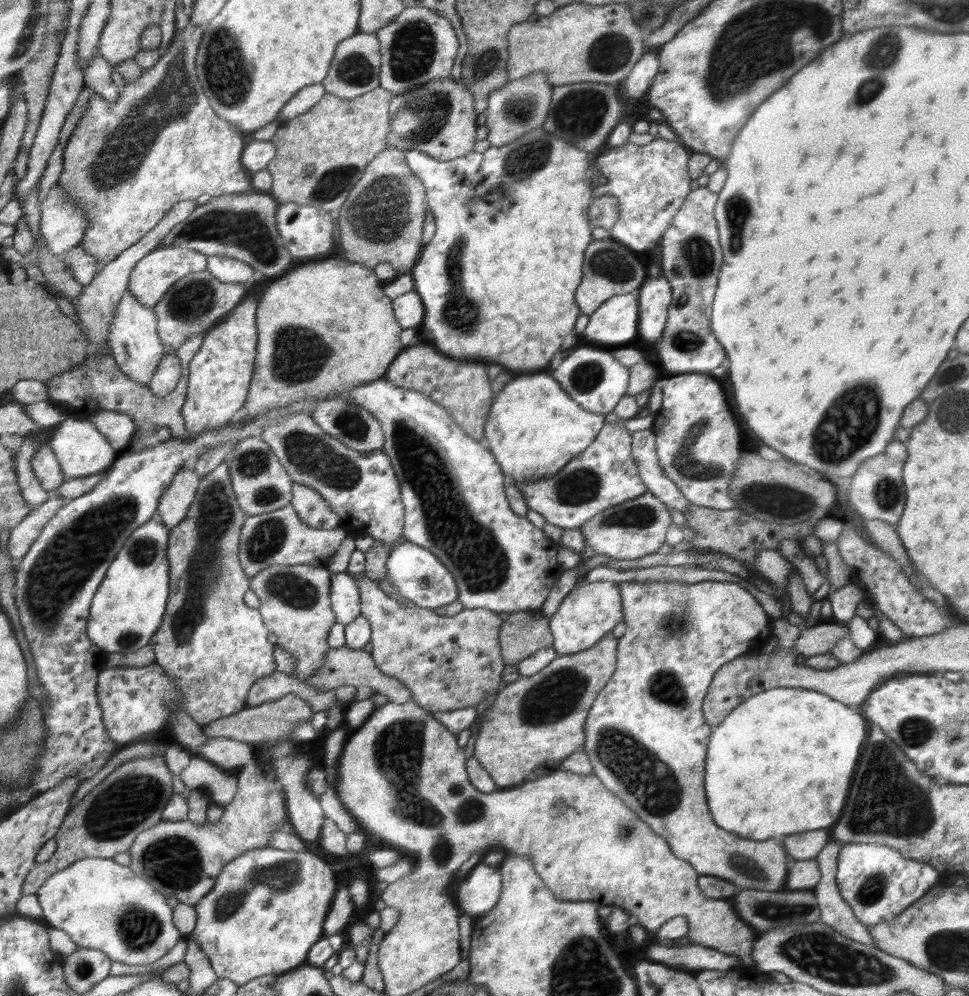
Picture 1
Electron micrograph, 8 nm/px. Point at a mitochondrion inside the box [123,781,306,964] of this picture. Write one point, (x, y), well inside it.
(176, 863)

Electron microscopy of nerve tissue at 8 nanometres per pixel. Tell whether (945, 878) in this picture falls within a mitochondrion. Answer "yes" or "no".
no

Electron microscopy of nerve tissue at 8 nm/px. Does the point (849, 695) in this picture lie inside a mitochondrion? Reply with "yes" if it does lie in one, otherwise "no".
no

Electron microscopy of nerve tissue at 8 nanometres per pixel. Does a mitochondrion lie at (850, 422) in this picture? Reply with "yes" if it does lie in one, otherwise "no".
yes

